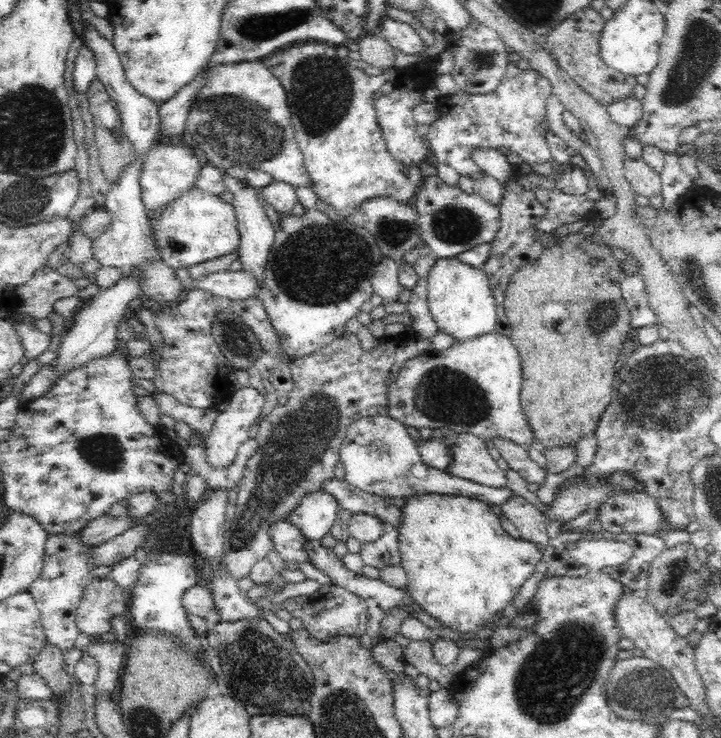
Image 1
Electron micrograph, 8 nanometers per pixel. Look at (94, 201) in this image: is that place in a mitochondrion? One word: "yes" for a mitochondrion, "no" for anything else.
no

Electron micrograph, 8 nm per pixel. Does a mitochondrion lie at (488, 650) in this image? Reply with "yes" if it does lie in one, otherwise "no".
no

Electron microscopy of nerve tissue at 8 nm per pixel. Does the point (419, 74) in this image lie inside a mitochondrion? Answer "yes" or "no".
no

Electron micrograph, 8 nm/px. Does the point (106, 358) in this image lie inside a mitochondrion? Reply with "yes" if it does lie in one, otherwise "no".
no

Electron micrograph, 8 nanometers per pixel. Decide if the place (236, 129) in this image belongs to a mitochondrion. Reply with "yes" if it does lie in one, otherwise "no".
yes

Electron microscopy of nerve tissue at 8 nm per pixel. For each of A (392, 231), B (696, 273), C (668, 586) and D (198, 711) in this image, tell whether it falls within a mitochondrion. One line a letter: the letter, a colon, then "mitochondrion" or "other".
A: mitochondrion
B: mitochondrion
C: mitochondrion
D: other

